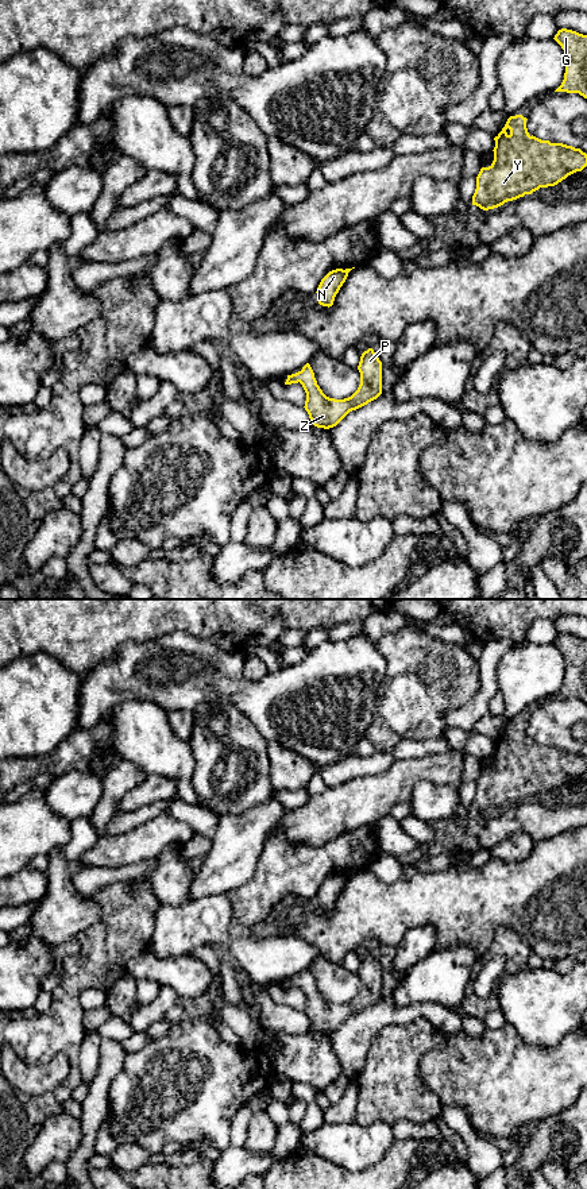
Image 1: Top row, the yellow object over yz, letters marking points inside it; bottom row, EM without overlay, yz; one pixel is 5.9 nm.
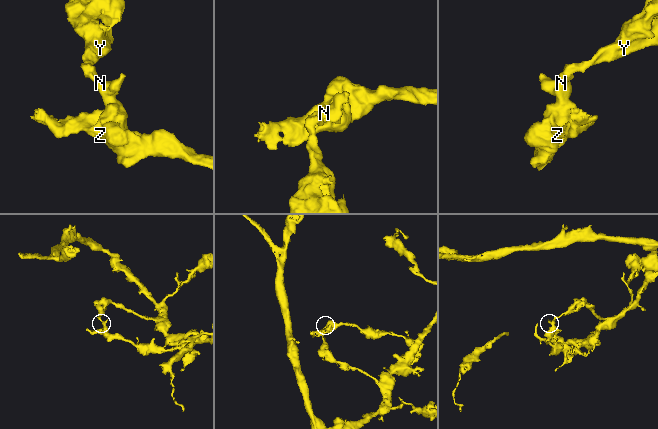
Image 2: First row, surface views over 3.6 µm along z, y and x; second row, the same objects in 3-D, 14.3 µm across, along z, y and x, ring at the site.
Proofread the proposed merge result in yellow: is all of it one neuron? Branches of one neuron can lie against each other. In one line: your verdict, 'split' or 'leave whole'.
split

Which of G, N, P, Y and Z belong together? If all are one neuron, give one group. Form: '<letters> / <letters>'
G Y / N P Z

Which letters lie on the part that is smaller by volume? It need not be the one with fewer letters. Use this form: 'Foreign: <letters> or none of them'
Foreign: N, P, Z

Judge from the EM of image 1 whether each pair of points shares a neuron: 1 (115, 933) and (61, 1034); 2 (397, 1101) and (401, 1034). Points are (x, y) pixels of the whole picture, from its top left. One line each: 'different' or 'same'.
1: same
2: same

